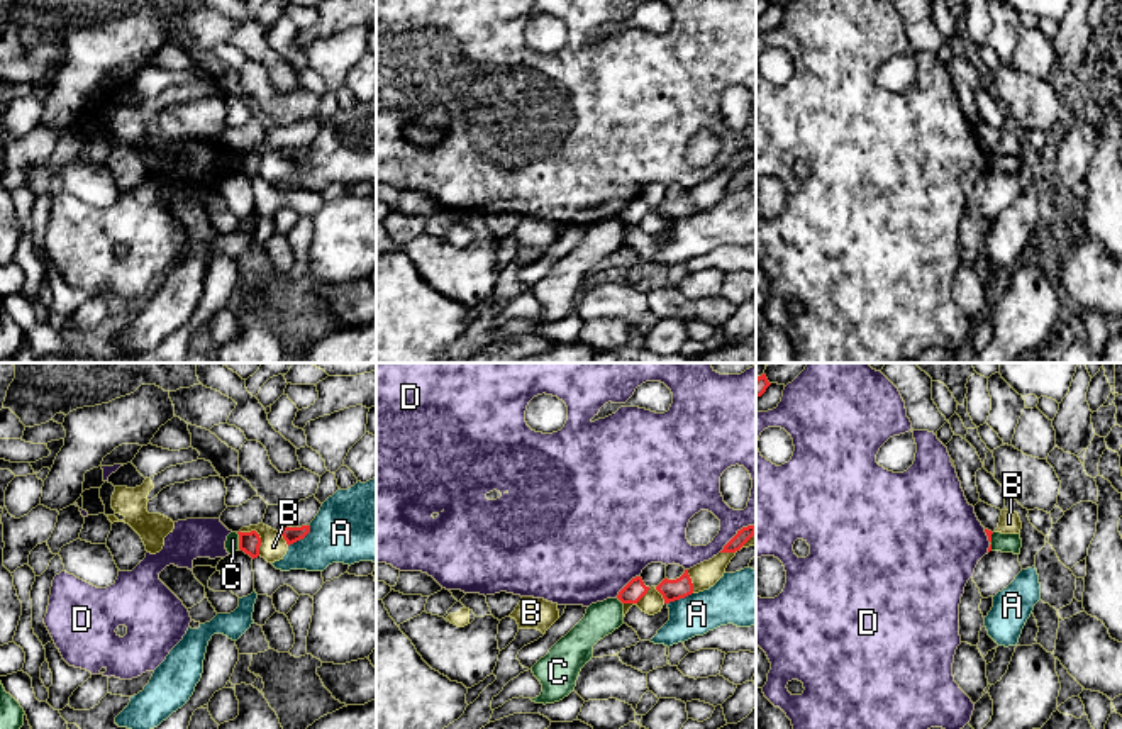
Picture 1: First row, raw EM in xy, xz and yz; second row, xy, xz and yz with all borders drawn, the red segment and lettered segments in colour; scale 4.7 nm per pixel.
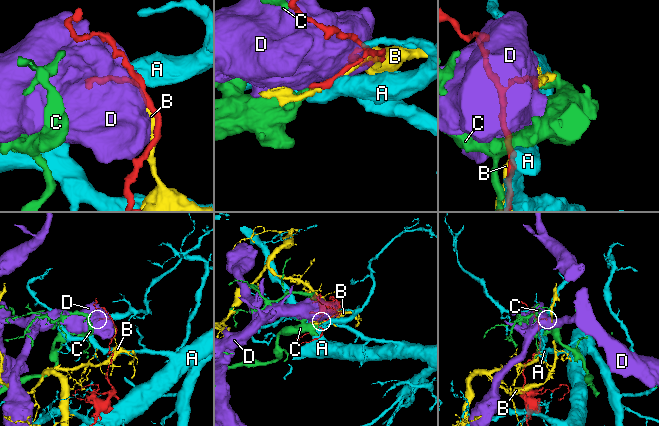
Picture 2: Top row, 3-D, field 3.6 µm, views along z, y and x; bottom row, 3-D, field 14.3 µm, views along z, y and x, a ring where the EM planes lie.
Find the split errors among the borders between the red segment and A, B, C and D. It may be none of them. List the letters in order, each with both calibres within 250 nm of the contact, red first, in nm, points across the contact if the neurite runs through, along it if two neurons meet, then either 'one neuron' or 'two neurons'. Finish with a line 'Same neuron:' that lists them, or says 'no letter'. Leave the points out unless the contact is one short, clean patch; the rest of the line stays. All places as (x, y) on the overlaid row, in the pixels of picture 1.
A: 80/340 nm | along xy (311, 526), (302, 538), (288, 546) | two neurons
B: 100/120 nm | two neurons
C: 100/60 nm | along xy (236, 533), (239, 548) | two neurons
D: 100/500 nm | two neurons
Same neuron: no letter

